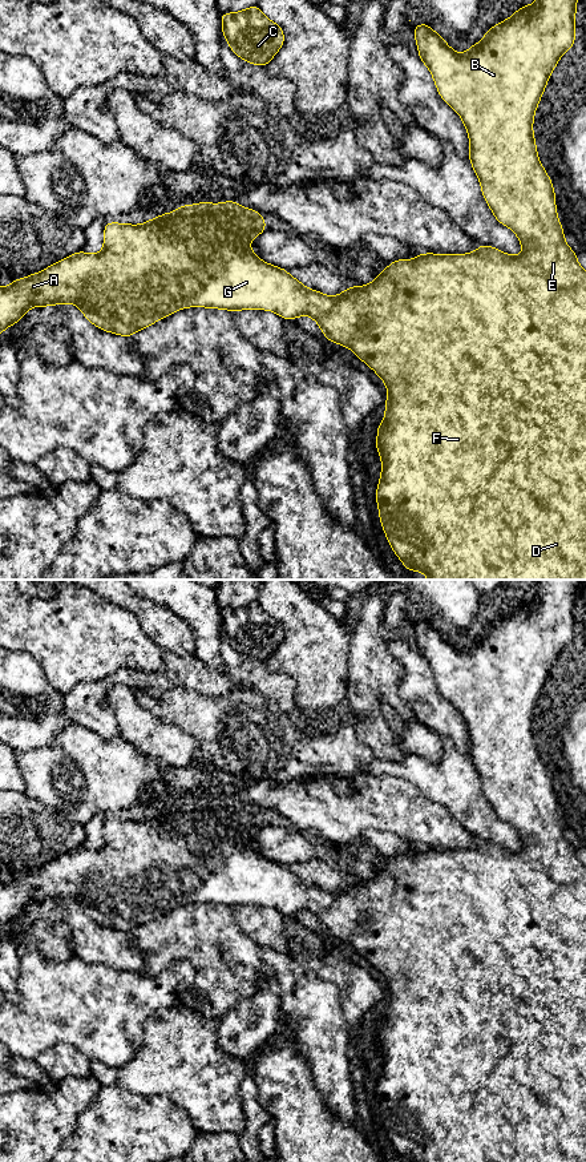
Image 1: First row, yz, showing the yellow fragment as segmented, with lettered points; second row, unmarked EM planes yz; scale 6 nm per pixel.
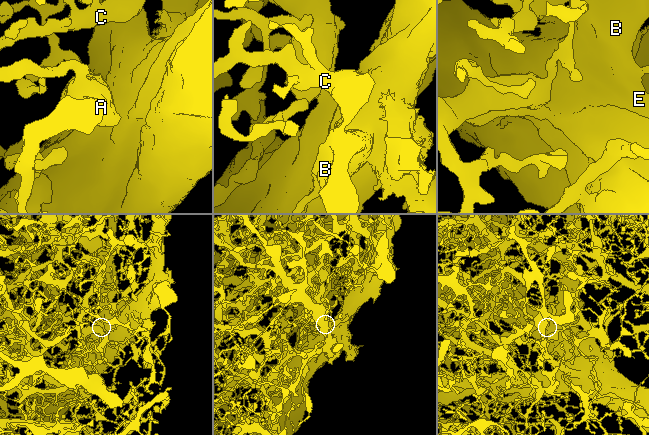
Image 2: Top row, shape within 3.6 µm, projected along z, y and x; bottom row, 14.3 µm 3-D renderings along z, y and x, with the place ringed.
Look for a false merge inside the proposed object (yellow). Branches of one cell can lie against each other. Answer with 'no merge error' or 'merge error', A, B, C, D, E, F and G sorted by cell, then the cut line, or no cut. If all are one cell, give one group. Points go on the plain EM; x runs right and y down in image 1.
no merge error; A B C D E F G; no cut

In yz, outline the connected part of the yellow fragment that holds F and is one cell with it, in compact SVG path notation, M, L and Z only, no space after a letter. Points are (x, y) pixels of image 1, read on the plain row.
M537 580L537 600L529 598L508 616L490 622L484 634L465 649L456 649L425 618L415 620L419 653L431 666L440 693L460 710L470 738L469 756L478 771L484 794L496 815L517 830L524 843L521 851L508 851L488 840L480 840L470 850L417 850L413 856L400 854L391 858L371 880L347 883L336 892L327 892L320 887L308 885L287 866L266 859L252 848L250 836L266 826L266 815L258 806L244 804L235 796L218 800L198 798L194 802L185 799L174 808L165 808L144 820L106 818L101 848L86 850L80 846L41 868L13 875L9 883L0 883L0 929L17 919L28 904L60 899L76 900L96 923L128 933L185 903L270 905L286 916L307 909L315 915L330 937L351 944L388 984L384 1016L377 1021L376 1045L383 1062L376 1098L388 1138L404 1162L586 1162L586 867L577 858L577 850L565 838L553 778L538 755L533 731L534 709L551 666L575 638L575 605L582 582L583 580Z

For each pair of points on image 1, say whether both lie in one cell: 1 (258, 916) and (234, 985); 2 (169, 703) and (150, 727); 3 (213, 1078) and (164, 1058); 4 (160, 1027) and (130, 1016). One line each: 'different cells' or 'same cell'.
1: different cells
2: different cells
3: same cell
4: different cells

